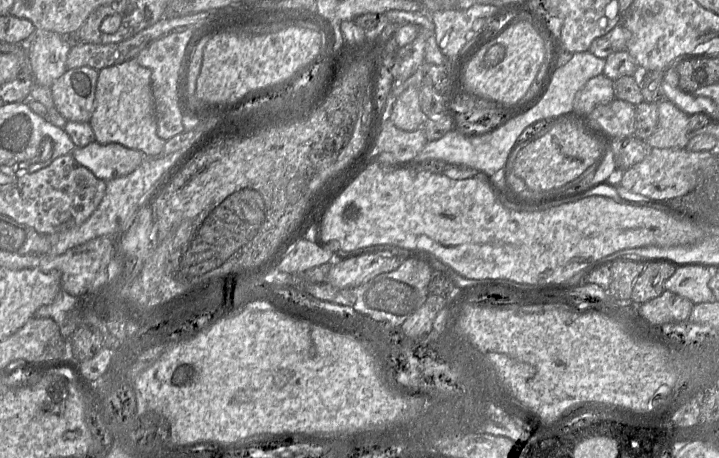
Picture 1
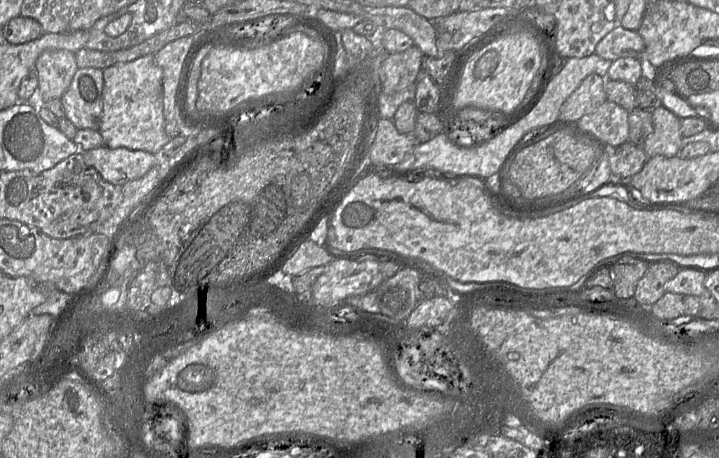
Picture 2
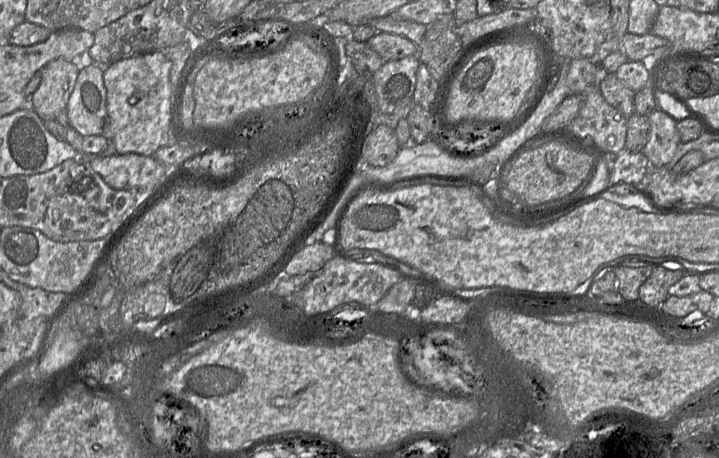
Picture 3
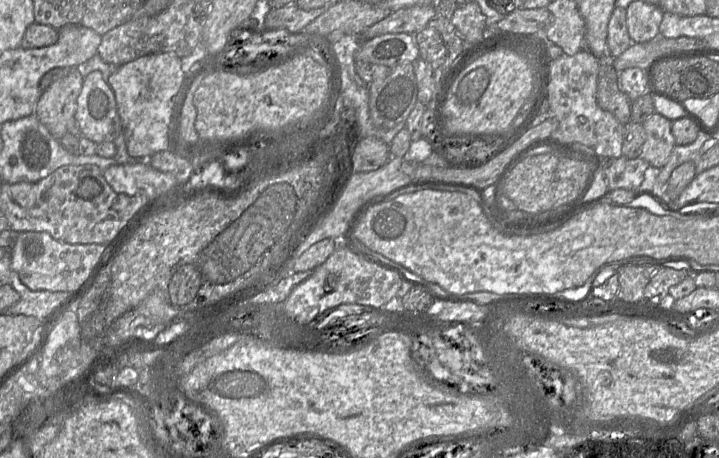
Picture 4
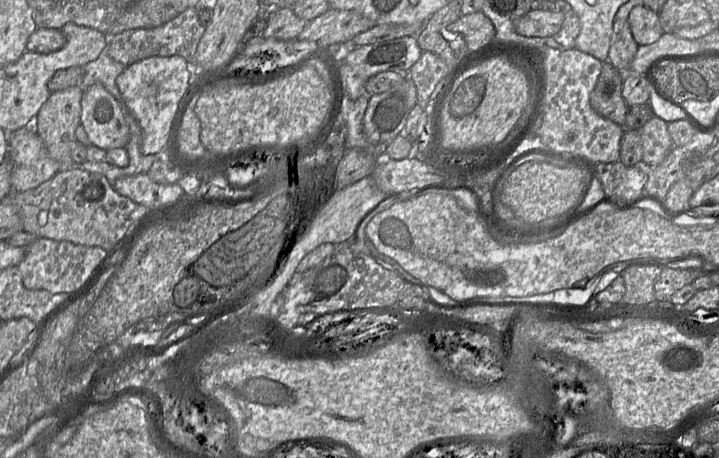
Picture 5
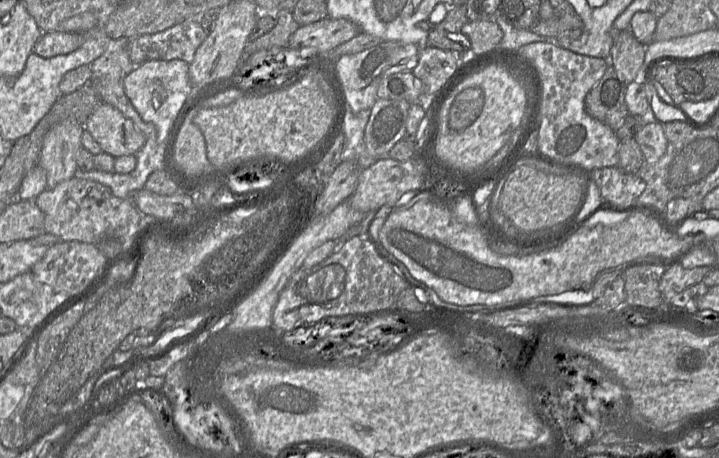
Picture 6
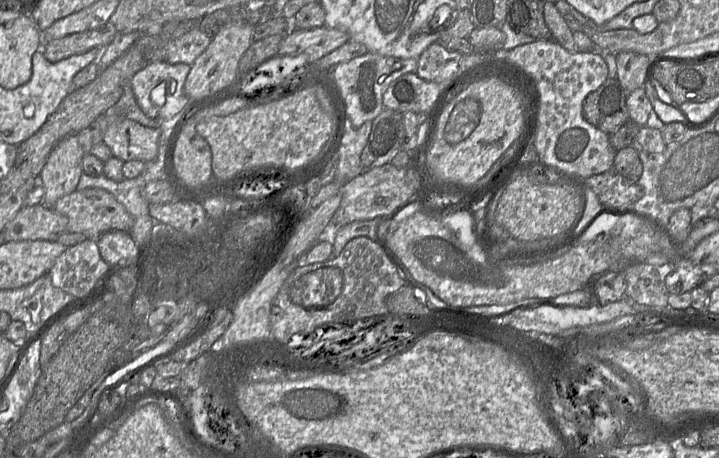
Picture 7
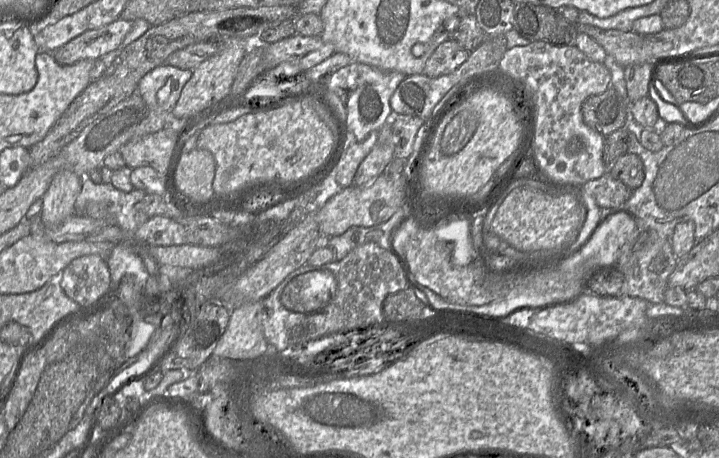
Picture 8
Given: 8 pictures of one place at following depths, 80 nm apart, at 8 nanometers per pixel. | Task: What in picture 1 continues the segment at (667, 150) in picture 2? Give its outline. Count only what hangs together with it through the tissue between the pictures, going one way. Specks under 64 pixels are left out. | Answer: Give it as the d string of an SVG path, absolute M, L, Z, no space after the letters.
M669 100L658 103L658 124L655 132L646 140L652 148L685 149L688 144L689 115Z

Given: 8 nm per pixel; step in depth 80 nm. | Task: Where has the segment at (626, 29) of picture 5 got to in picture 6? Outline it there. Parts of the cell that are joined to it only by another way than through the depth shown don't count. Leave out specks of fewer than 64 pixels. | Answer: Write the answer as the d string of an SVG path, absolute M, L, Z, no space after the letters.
M630 30L615 32L615 42L613 43L610 54L619 79L626 85L634 80L638 80L641 76L644 78L646 68L644 72L642 72L642 67L644 64L646 46L647 45L641 44Z

